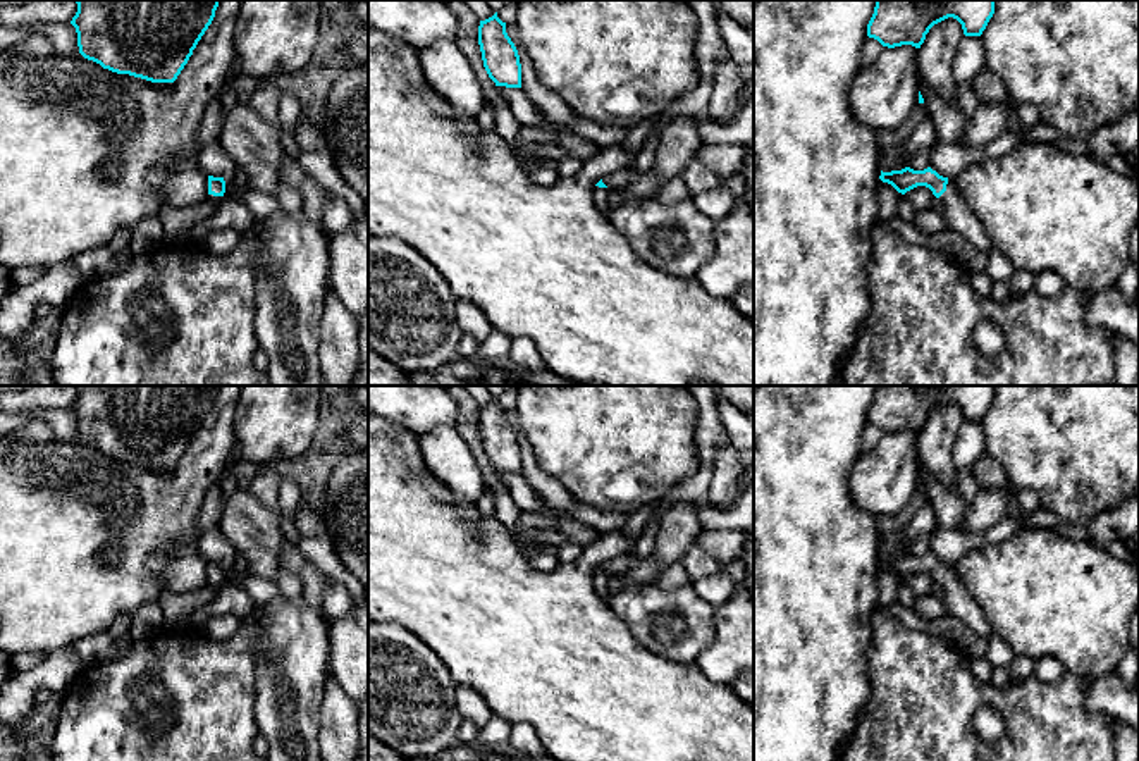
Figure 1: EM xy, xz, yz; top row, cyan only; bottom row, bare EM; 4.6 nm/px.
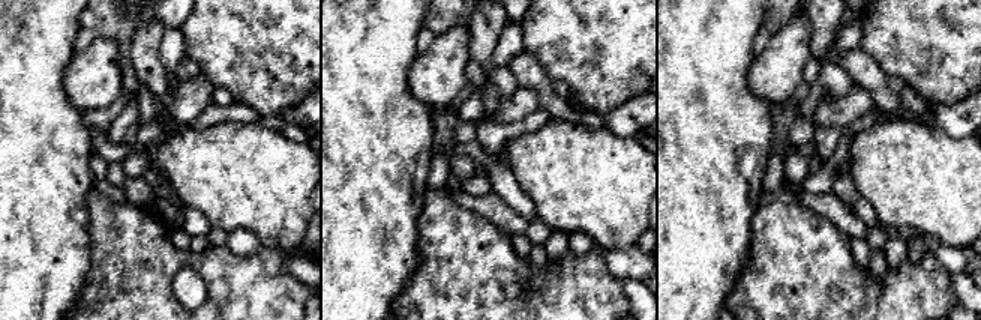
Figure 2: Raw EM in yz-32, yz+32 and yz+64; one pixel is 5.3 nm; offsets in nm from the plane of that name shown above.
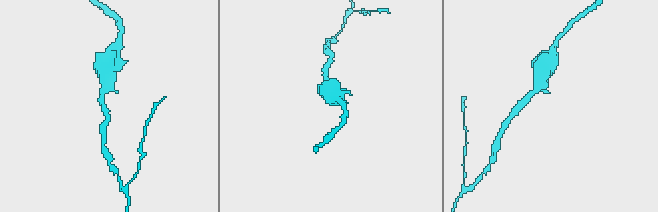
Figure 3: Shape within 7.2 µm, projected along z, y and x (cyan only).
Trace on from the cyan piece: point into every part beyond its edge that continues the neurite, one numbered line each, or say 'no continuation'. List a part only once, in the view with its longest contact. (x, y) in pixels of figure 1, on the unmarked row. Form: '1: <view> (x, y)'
1: yz (960, 605)

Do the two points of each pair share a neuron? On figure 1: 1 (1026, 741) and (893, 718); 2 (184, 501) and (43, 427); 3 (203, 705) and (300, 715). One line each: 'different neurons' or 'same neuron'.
1: same neuron
2: different neurons
3: different neurons

